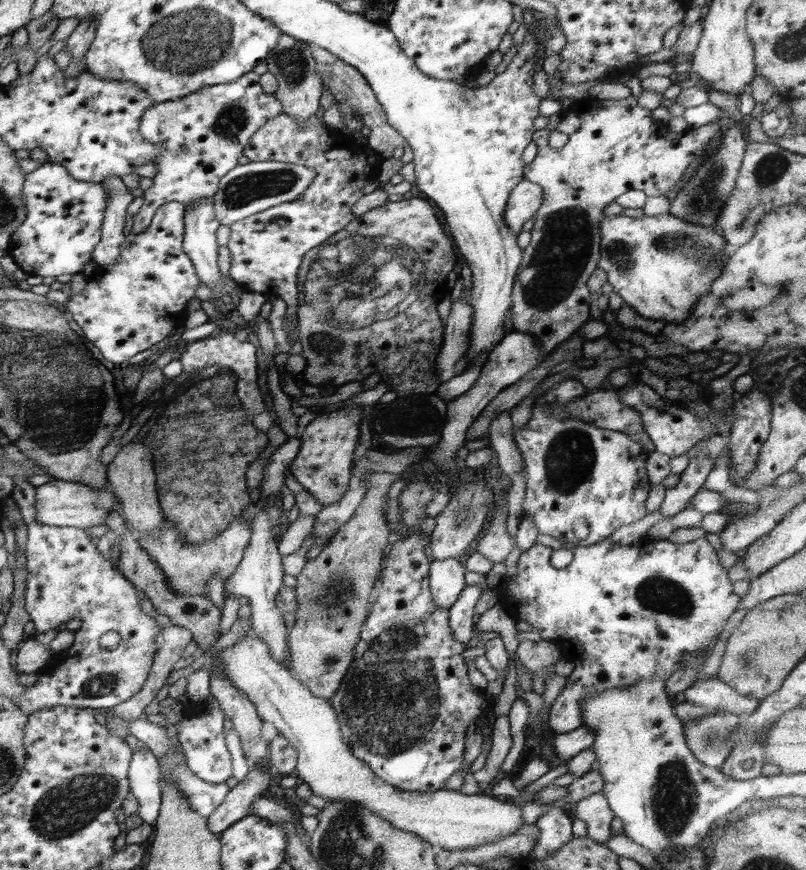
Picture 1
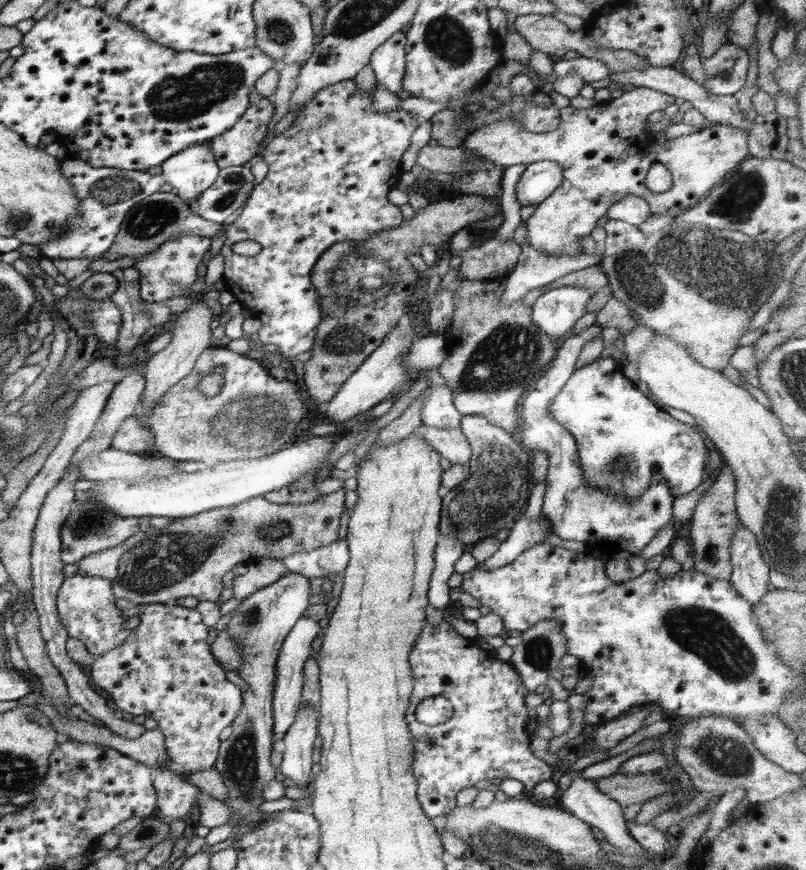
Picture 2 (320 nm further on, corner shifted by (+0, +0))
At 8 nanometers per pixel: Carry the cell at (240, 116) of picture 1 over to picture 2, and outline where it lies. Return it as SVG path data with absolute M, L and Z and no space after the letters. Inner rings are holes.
M262 97L258 104L251 103L249 105L242 118L239 118L239 121L230 130L226 130L223 134L206 142L206 146L214 152L218 168L226 169L227 167L244 166L251 158L254 158L258 152L259 144L268 134L268 124L272 122L273 114L273 104L268 97Z

